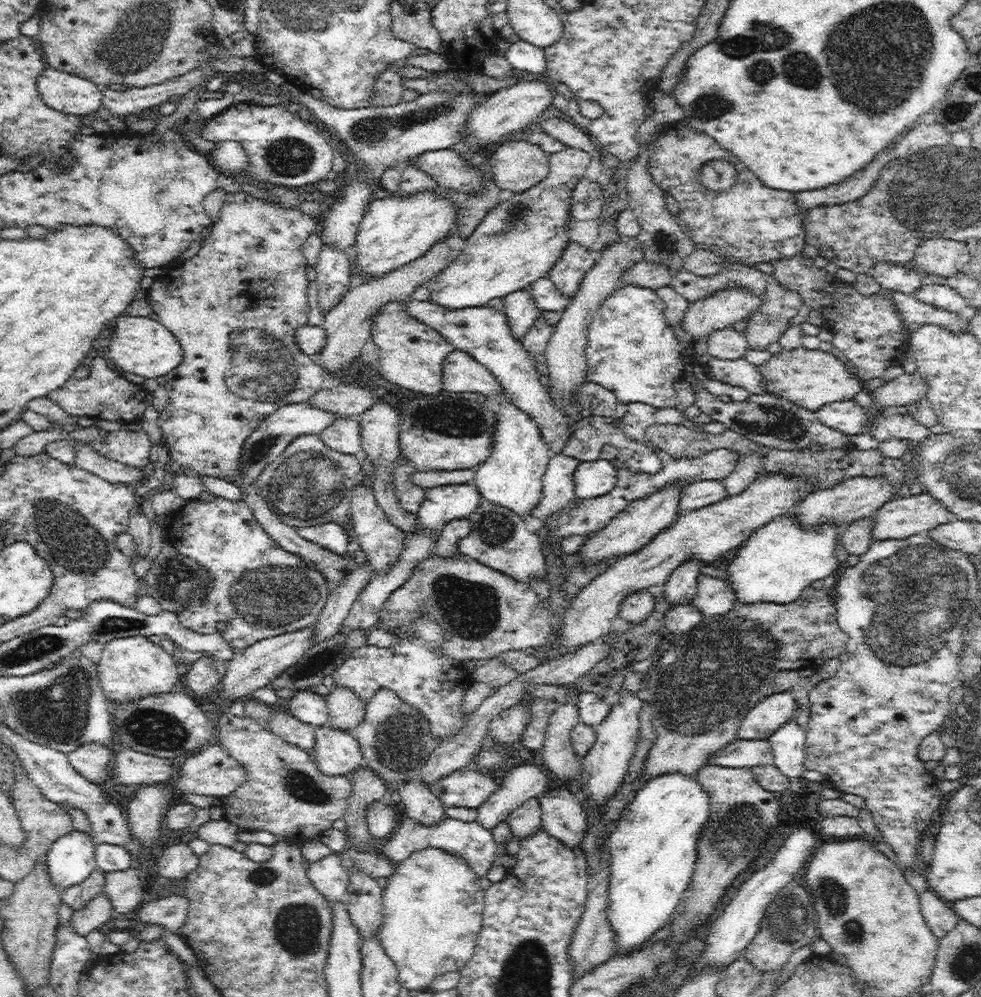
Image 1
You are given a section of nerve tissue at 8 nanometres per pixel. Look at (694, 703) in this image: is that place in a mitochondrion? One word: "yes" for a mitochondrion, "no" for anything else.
yes

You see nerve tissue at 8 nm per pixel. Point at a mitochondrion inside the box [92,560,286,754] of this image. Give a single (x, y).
(170, 576)

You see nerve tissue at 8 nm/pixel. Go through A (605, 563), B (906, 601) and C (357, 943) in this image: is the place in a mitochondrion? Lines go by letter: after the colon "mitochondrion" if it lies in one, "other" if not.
A: other
B: mitochondrion
C: other

